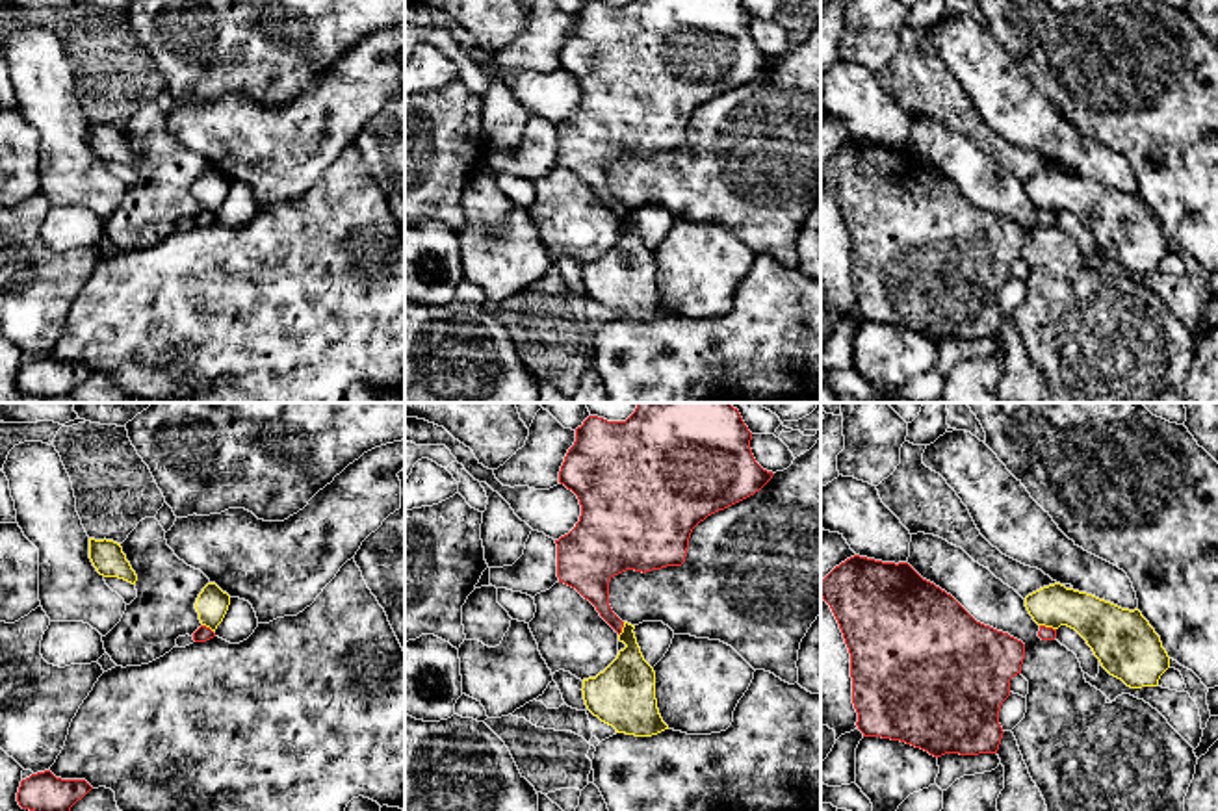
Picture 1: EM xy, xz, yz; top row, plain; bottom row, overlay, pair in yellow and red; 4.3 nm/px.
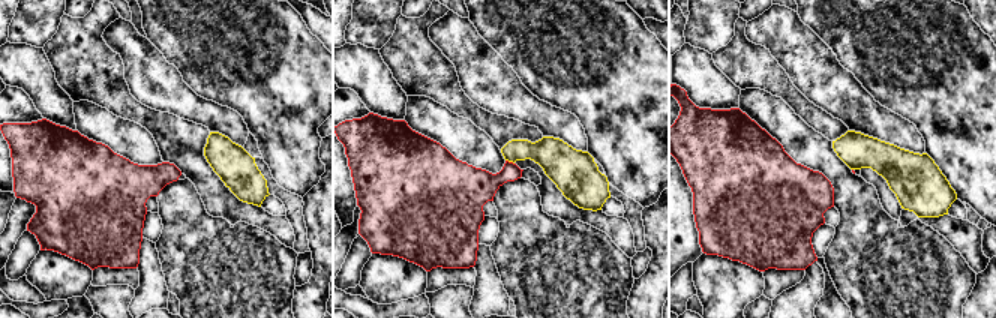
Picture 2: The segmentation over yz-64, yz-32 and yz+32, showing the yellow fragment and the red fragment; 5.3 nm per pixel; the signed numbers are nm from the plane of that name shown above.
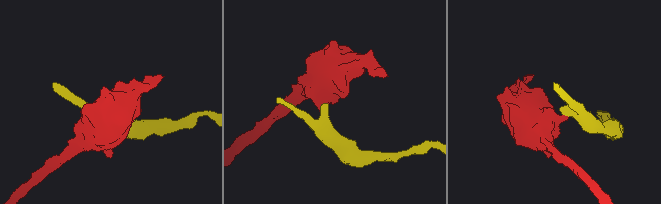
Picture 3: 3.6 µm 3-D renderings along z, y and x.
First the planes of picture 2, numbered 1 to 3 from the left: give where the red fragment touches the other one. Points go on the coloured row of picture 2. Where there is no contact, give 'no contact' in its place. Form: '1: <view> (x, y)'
1: no contact
2: yz-32 (510, 161)
3: no contact

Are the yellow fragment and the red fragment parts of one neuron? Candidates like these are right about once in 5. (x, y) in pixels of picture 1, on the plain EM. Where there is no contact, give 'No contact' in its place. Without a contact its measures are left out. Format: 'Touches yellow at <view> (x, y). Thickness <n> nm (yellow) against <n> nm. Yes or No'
Touches yellow at yz (1048, 210). Thickness 200 nm (yellow) against 60 nm. No

